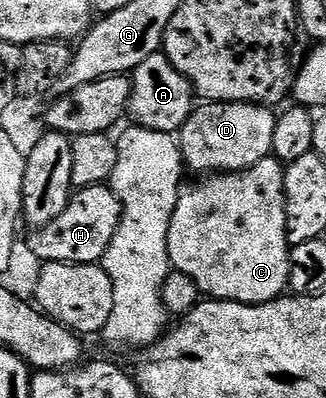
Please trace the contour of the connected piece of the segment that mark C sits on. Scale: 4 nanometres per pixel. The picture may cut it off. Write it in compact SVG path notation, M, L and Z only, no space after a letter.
M269 156L247 170L238 170L235 174L213 174L180 189L177 208L169 224L169 260L174 269L197 284L200 295L221 302L256 306L273 301L288 289L291 247L287 244L284 169L284 163Z

